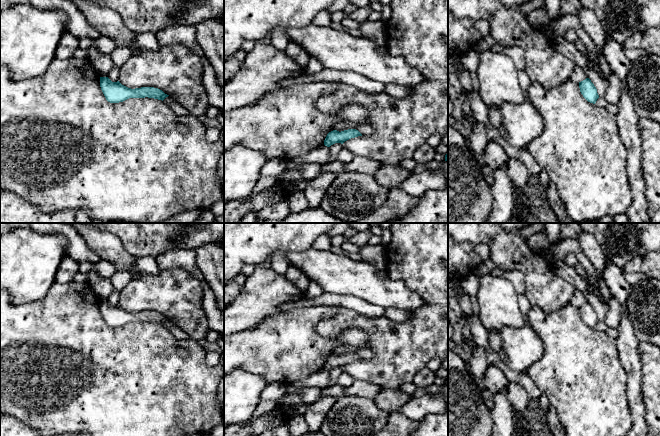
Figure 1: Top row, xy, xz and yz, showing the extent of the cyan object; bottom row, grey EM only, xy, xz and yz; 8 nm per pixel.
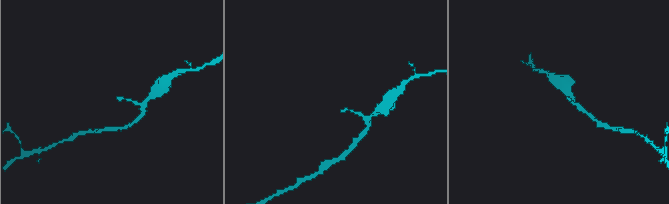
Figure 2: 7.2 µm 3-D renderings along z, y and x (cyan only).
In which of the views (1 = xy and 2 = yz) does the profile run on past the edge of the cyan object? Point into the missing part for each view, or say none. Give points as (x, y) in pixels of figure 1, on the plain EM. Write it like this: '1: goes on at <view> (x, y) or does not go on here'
1: does not go on here
2: does not go on here

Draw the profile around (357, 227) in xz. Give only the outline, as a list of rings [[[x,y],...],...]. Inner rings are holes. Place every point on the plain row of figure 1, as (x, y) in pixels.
[[[349,223],[350,228],[352,228],[356,233],[363,232],[369,229],[370,223]]]

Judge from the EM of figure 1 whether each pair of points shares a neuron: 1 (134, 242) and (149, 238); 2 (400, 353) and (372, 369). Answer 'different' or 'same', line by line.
1: same
2: same

